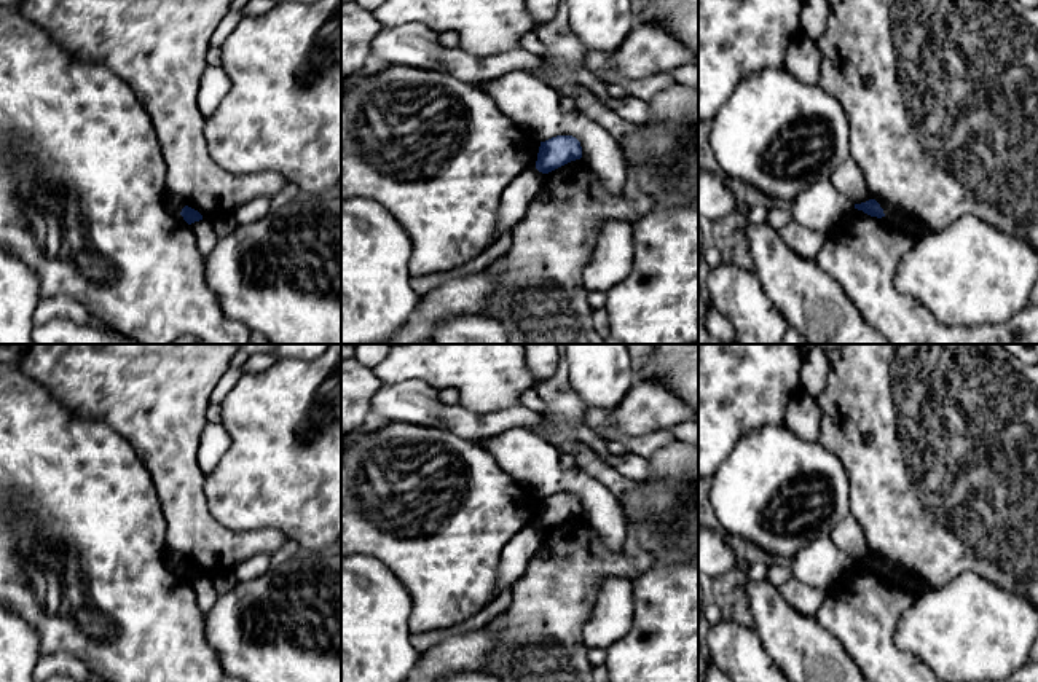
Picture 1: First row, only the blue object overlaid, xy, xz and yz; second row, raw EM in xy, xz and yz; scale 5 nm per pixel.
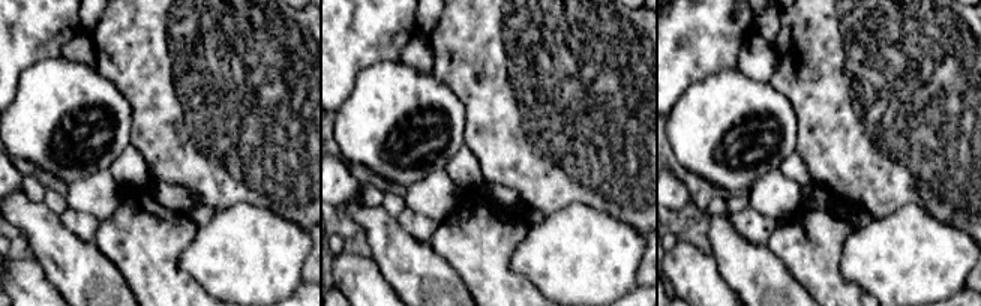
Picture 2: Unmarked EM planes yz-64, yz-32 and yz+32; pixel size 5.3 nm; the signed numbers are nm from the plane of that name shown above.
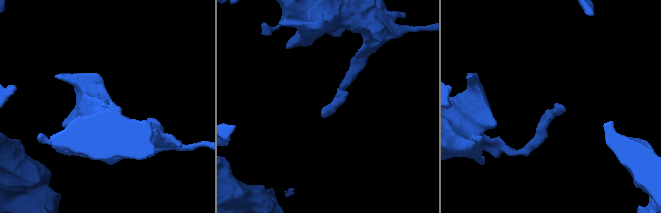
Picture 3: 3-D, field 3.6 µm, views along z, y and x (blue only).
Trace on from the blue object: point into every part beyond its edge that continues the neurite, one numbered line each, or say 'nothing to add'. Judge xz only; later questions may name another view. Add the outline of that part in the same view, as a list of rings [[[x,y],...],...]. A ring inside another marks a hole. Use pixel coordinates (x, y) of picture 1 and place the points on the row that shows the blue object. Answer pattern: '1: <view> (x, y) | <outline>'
nothing to add

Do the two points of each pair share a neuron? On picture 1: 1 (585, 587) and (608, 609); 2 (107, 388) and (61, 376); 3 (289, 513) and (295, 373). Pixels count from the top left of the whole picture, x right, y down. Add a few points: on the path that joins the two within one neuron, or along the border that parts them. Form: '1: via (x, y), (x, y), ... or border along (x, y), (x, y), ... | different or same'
1: border along (627, 577), (608, 577), (603, 582), (582, 633) | different
2: via (96, 376), (72, 376) | same
3: via (289, 478), (289, 431), (295, 423), (295, 408) | same

